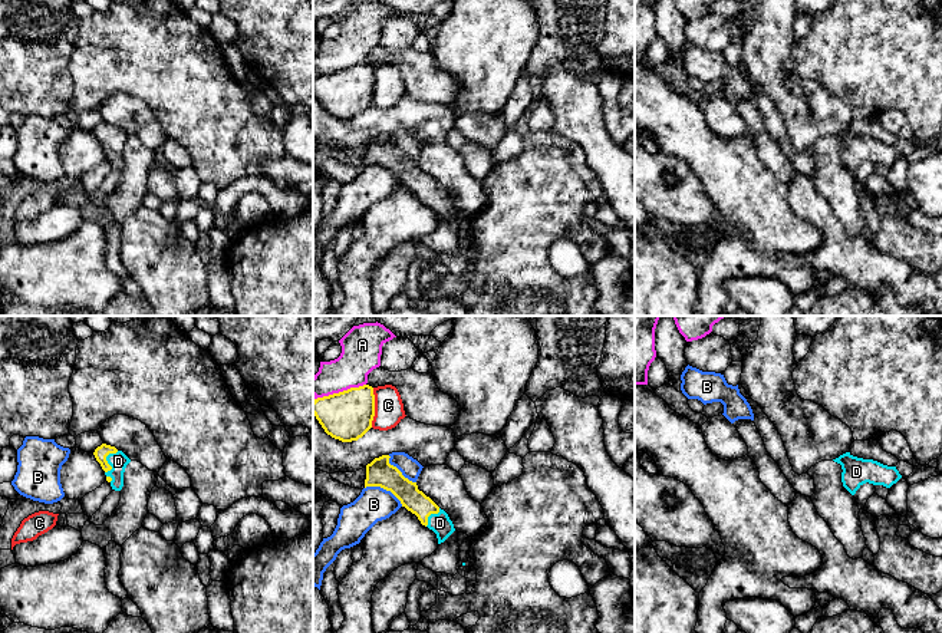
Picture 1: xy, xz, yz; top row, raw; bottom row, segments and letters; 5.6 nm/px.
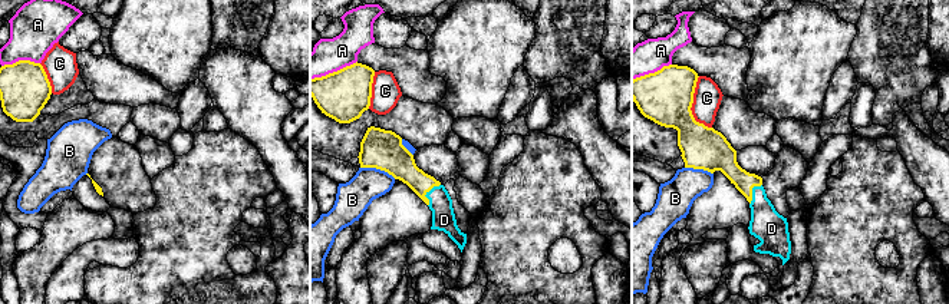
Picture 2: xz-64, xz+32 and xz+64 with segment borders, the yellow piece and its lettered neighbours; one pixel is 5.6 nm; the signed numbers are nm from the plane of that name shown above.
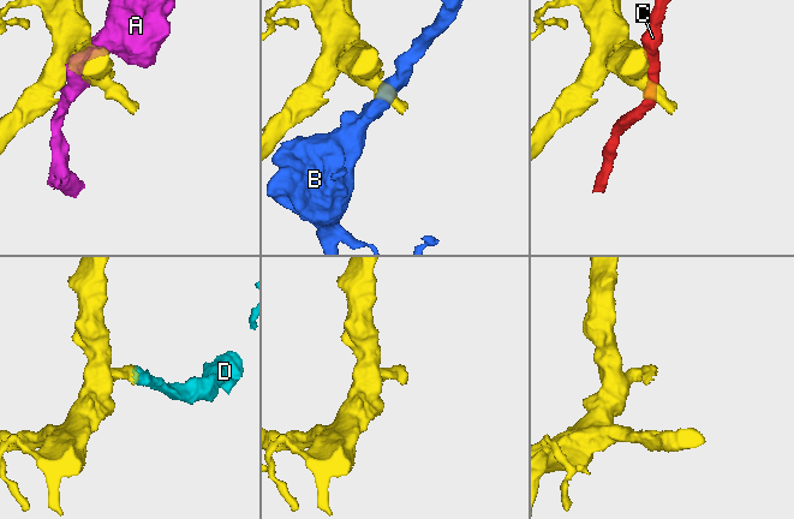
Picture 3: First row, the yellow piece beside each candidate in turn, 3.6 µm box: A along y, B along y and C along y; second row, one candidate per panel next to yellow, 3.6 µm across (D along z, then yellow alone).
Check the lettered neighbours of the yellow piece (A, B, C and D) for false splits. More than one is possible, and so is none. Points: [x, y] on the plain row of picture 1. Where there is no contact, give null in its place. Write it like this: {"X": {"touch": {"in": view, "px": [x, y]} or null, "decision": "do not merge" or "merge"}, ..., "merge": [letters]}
{"A": {"touch": {"in": "xz", "px": [339, 71]}, "decision": "do not merge"}, "B": {"touch": {"in": "xz", "px": [385, 167]}, "decision": "do not merge"}, "C": {"touch": {"in": "xz", "px": [374, 86]}, "decision": "do not merge"}, "D": {"touch": {"in": "xy", "px": [105, 138]}, "decision": "merge"}, "merge": ["D"]}

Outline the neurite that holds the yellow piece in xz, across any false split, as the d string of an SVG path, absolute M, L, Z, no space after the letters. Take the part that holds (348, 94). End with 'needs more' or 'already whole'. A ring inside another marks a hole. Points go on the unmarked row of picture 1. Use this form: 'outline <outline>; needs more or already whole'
outline M363 63L313 79L313 93L327 113L342 121L362 116L375 95L373 66Z; already whole

